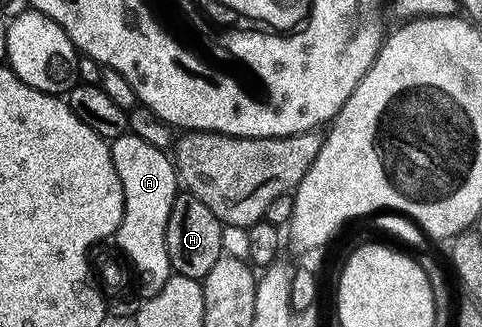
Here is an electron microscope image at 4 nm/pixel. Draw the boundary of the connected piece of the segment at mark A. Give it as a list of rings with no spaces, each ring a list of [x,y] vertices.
[[[128,133],[112,140],[109,152],[115,161],[115,173],[119,173],[125,198],[123,217],[117,227],[115,242],[135,276],[135,287],[140,298],[147,300],[155,297],[159,289],[163,289],[171,274],[167,251],[167,225],[168,218],[171,217],[172,203],[179,192],[177,168],[162,148],[147,145],[147,141]]]

